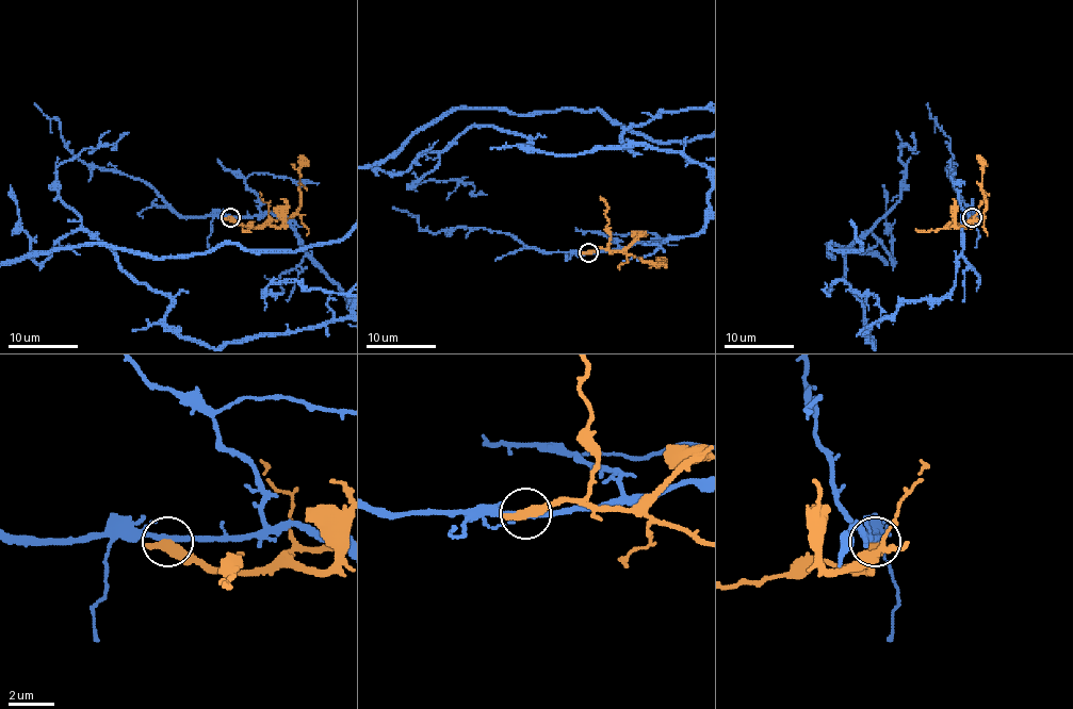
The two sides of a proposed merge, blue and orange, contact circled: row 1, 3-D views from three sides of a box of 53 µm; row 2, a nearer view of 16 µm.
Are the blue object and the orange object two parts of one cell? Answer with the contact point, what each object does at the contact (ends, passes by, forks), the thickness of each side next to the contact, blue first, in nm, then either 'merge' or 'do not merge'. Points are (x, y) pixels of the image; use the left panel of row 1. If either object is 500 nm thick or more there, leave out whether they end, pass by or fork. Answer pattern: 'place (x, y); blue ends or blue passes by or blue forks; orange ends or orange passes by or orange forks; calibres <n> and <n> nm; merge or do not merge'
place (230, 217); calibres 240 and 550 nm; do not merge

